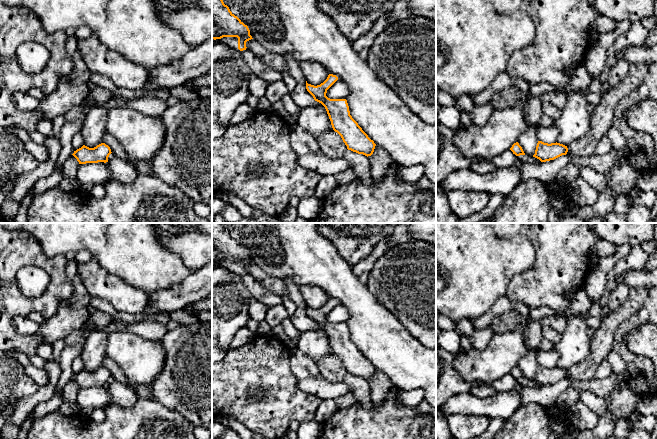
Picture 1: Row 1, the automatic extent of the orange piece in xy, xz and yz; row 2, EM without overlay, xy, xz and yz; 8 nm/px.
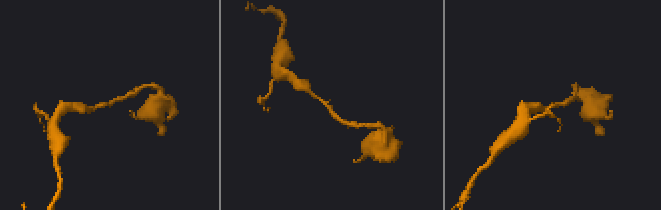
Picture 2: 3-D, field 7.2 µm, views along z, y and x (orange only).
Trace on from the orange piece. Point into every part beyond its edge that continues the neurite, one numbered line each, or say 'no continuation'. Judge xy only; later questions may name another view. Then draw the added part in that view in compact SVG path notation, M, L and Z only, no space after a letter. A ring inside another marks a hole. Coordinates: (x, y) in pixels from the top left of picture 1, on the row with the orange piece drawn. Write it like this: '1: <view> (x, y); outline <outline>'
no continuation

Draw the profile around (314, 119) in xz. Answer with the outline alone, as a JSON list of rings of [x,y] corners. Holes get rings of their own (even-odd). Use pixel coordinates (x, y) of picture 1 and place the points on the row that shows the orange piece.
[[[305,106],[300,109],[297,126],[303,128],[317,140],[329,131],[333,131],[331,121],[324,107]]]

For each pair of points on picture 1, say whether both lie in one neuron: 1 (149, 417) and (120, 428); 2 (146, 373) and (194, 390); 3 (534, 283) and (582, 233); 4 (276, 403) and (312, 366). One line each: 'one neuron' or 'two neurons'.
1: one neuron
2: two neurons
3: one neuron
4: two neurons

